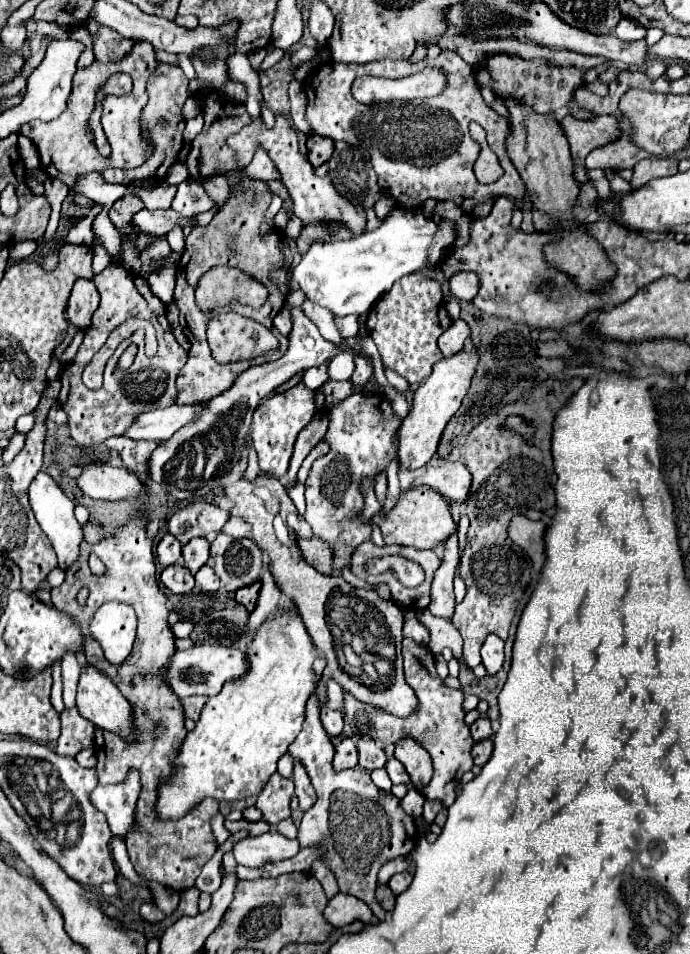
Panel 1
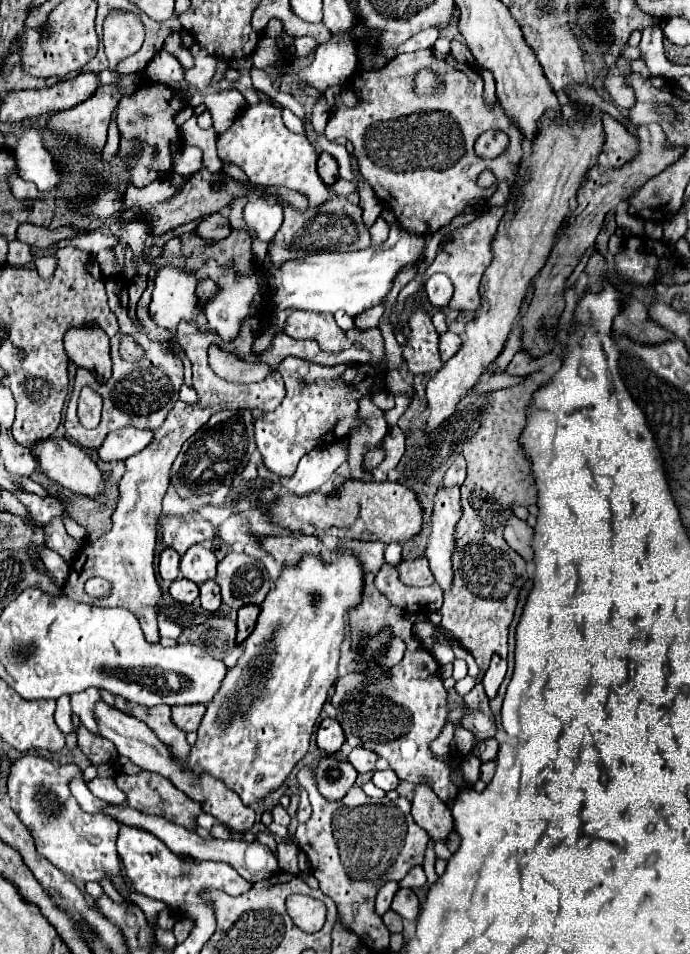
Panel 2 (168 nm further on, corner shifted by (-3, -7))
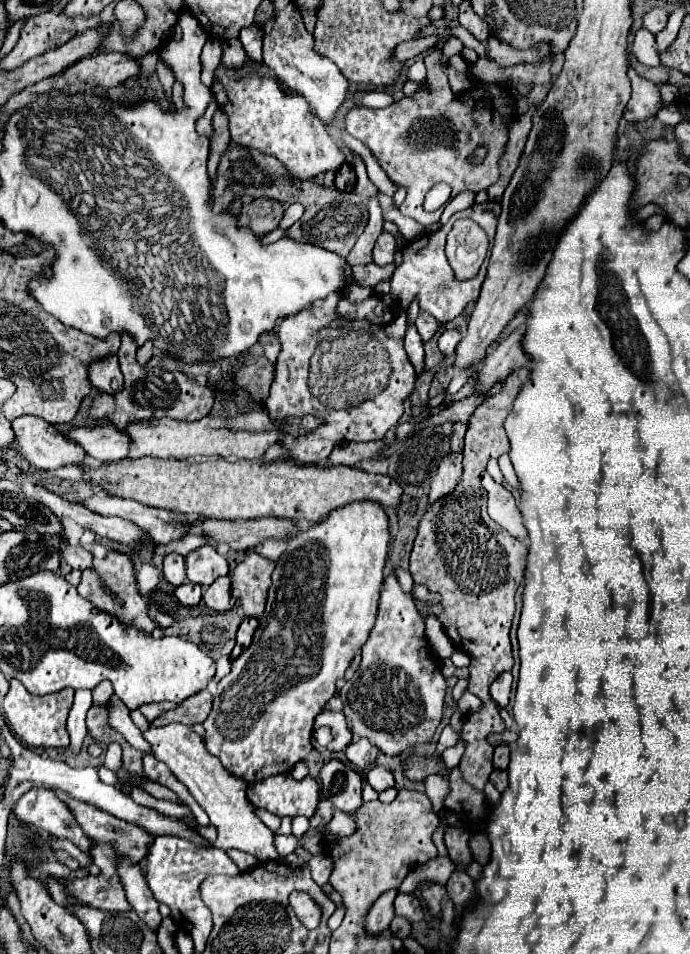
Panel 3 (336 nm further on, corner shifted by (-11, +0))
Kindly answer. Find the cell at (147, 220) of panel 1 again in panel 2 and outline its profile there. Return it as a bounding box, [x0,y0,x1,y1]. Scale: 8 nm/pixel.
[195,213,231,241]

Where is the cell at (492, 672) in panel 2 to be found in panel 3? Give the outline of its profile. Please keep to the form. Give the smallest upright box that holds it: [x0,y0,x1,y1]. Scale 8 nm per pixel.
[491,672,513,708]

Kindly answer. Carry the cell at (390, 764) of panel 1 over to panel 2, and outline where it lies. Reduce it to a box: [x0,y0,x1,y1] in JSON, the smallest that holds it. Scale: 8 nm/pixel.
[373,769,399,791]

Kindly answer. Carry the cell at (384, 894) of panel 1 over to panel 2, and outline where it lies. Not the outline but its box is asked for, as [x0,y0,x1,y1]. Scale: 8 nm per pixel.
[383,909,403,933]

